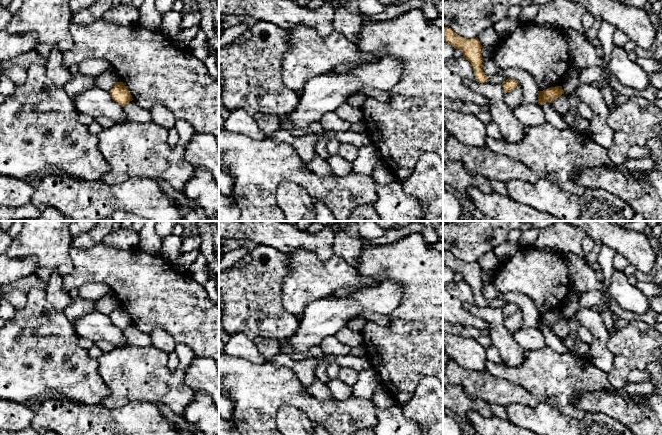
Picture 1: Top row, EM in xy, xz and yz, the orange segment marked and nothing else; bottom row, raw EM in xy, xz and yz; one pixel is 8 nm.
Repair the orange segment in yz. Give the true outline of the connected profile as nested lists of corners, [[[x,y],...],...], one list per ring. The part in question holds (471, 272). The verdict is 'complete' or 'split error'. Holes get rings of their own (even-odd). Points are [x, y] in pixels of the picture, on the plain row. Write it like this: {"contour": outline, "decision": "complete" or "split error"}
{"contour": [[[443,251],[443,265],[448,266],[455,273],[460,273],[462,275],[463,281],[466,282],[473,290],[477,306],[489,306],[488,300],[485,299],[482,293],[482,269],[477,261],[466,263],[458,259],[451,252]]], "decision": "complete"}

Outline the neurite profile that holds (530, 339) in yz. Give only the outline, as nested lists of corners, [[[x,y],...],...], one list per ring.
[[[522,327],[513,333],[513,338],[524,351],[540,350],[546,346],[543,332],[539,328]]]

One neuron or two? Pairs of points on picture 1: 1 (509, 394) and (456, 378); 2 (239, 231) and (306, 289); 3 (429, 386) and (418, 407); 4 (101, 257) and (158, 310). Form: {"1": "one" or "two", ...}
{"1": "one", "2": "two", "3": "one", "4": "one"}

